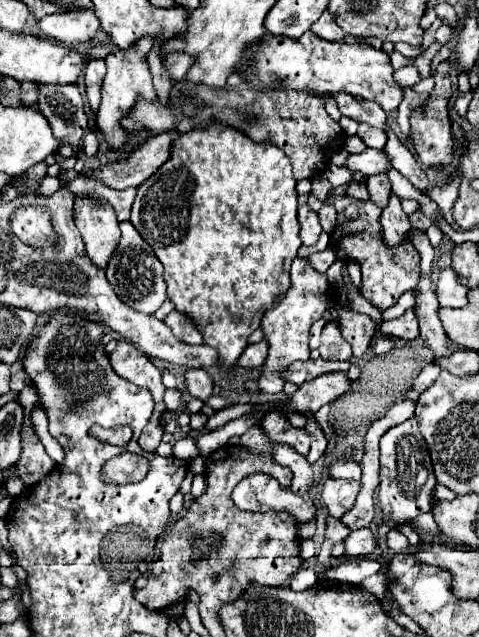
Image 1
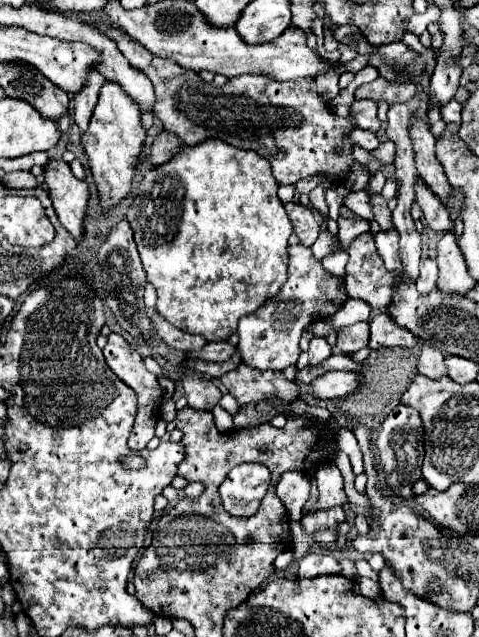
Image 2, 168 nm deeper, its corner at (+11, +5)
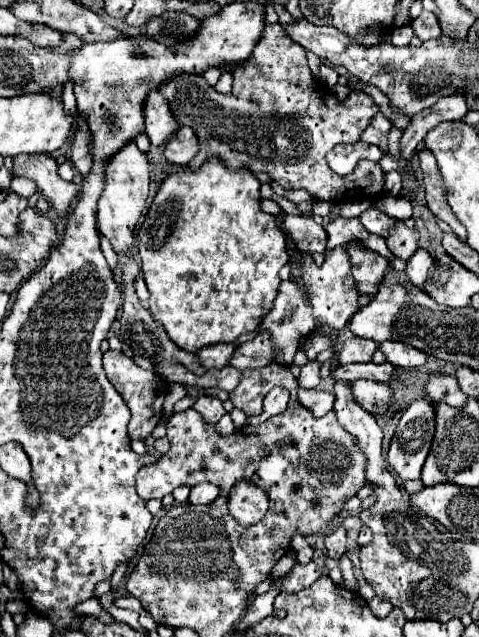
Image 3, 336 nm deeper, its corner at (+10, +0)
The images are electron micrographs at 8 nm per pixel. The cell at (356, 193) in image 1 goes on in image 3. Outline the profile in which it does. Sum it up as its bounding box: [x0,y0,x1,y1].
[358,206,394,238]

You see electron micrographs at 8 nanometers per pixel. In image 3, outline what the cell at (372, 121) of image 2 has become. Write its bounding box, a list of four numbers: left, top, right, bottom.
[362,114,392,154]

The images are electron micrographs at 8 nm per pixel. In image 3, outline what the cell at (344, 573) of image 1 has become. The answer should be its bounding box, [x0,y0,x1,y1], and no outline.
[284,560,322,592]

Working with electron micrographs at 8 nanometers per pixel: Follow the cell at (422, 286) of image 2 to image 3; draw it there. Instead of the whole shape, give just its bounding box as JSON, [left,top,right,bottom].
[406,248,434,290]

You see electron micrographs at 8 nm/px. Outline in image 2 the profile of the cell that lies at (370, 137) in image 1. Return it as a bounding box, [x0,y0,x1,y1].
[351,129,379,151]

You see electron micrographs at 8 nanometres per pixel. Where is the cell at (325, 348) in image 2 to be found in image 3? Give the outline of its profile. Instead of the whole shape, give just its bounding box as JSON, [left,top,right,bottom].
[298,360,320,388]

